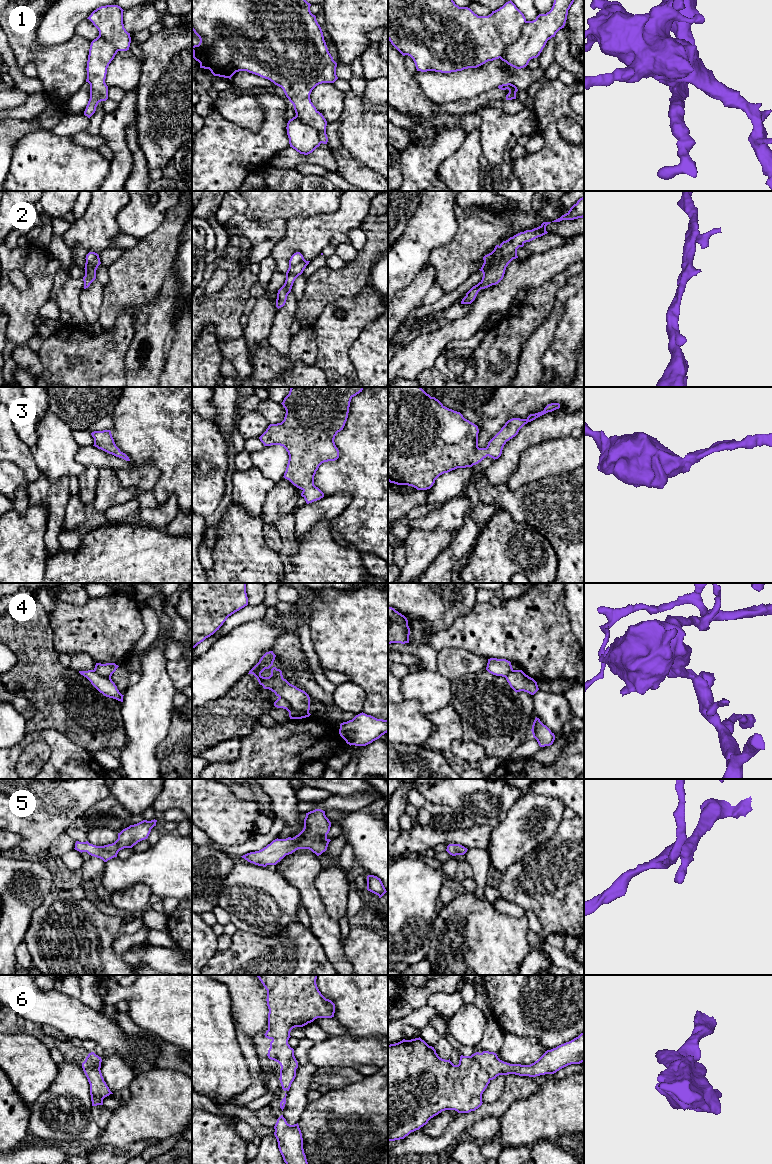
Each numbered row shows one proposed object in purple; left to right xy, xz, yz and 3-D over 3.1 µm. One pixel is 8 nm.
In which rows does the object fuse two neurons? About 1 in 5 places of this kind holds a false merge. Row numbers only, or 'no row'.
4

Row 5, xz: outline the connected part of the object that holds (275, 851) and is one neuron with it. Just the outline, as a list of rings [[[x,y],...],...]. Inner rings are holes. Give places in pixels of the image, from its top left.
[[[315,809],[306,813],[303,830],[291,838],[275,839],[259,851],[250,852],[243,856],[245,860],[258,866],[276,865],[286,855],[292,854],[298,849],[309,849],[317,856],[327,850],[331,841],[327,838],[331,822],[325,815],[325,811]]]

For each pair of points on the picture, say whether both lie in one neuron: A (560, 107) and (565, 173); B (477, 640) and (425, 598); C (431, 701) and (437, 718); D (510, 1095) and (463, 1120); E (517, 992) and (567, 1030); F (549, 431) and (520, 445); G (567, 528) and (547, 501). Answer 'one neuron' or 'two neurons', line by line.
A: one neuron
B: two neurons
C: two neurons
D: one neuron
E: one neuron
F: one neuron
G: one neuron

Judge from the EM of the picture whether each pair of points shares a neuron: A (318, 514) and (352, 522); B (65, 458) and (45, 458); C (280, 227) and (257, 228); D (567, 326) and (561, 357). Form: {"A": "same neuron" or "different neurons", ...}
{"A": "different neurons", "B": "same neuron", "C": "same neuron", "D": "same neuron"}

